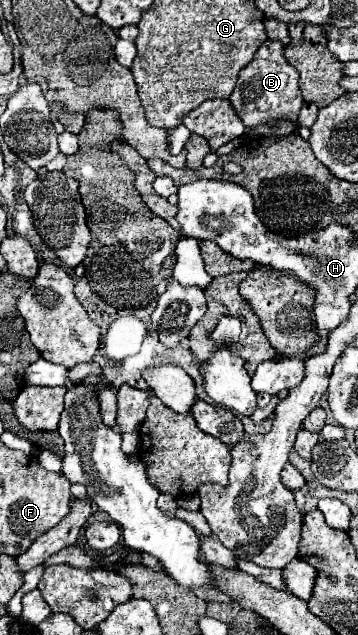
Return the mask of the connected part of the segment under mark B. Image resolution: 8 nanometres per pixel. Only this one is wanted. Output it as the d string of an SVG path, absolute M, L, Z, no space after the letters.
M266 40L258 48L254 60L244 70L240 70L236 88L228 100L234 108L234 112L244 122L244 126L248 126L248 128L256 128L260 124L276 124L280 120L288 120L294 126L298 124L298 114L302 108L302 96L300 96L300 88L298 88L298 72L296 72L296 68L292 68L286 62L282 42Z

